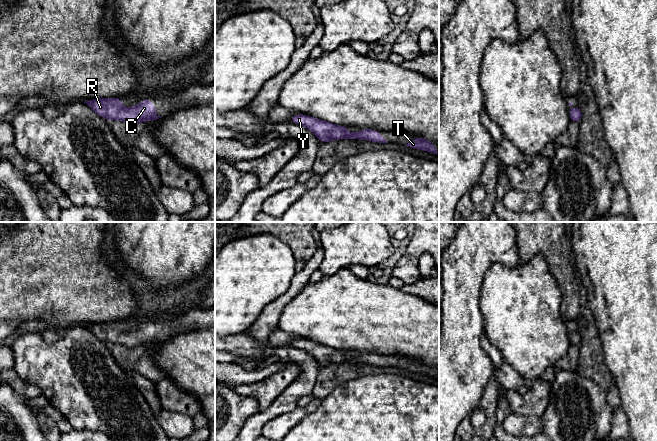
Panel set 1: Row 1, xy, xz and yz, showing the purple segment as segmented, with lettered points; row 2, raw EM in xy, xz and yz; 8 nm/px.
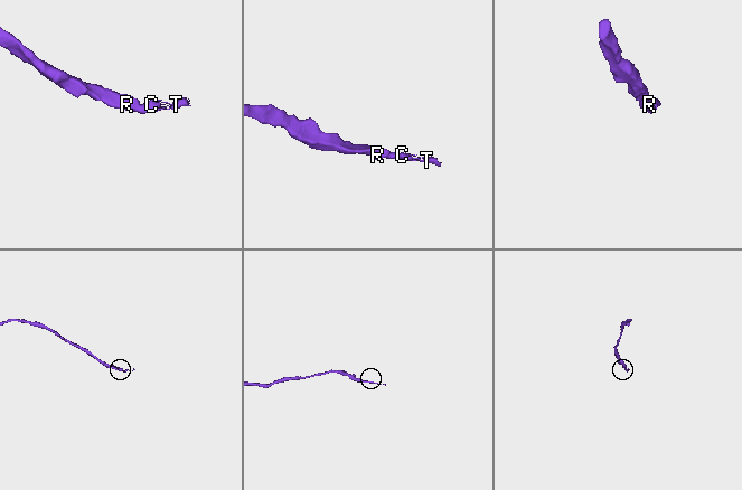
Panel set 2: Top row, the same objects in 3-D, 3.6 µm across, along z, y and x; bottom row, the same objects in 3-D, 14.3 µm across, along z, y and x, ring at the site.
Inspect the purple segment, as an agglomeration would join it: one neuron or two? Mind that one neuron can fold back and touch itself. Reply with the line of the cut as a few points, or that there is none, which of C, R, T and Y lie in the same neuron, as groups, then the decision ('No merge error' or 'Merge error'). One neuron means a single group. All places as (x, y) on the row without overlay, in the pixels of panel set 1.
No split. Groups: C R T Y. No merge error

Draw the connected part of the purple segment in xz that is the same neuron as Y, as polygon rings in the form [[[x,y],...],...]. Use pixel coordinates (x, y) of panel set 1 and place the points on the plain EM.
[[[303,338],[292,340],[289,344],[308,352],[319,362],[321,366],[352,362],[369,364],[377,367],[388,367],[377,355],[374,355],[373,353],[348,357],[346,350],[337,350]]]

